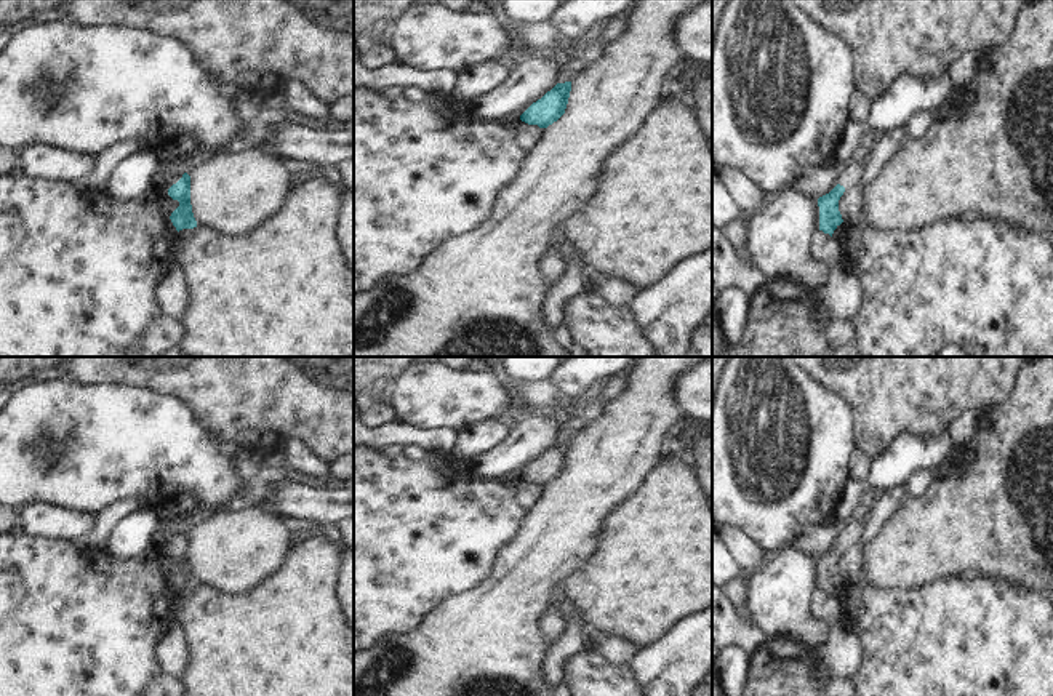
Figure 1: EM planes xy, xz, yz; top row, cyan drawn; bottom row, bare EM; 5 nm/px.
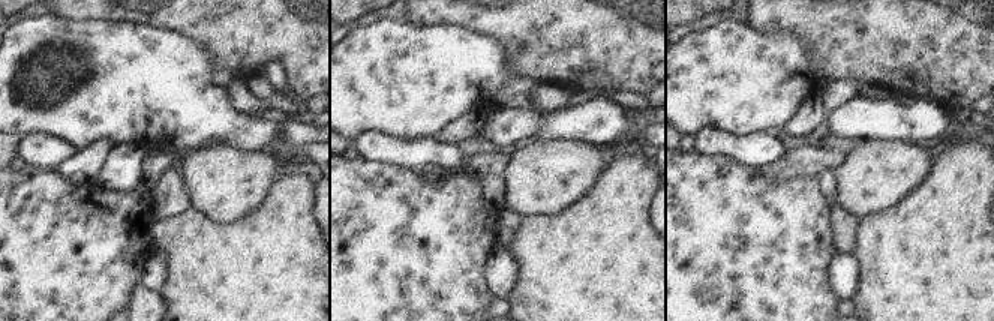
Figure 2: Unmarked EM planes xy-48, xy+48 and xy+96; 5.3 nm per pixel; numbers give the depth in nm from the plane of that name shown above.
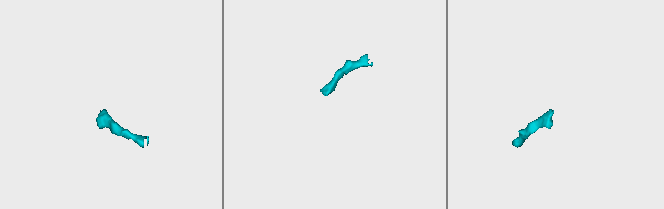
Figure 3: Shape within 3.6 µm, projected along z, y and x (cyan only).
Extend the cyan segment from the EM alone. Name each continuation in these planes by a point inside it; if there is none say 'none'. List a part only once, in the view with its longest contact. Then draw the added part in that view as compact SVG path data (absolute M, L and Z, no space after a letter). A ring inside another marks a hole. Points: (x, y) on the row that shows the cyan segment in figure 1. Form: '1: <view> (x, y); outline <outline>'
1: xy (164, 183); outline M163 173L162 178L157 178L157 189L158 192L168 192L168 189L176 184L184 173L176 173L176 174L166 174Z

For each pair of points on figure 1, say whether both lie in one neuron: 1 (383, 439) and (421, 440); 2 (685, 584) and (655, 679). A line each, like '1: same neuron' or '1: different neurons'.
1: same neuron
2: different neurons

